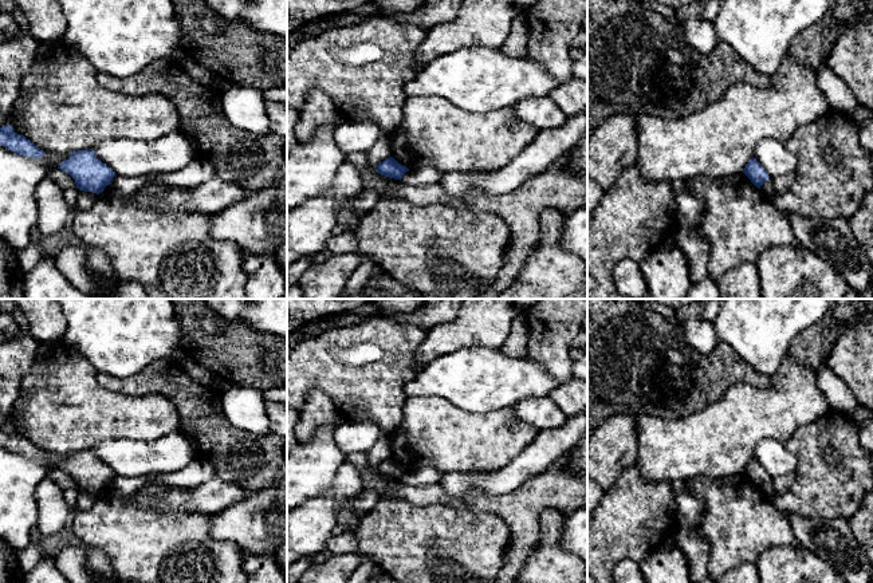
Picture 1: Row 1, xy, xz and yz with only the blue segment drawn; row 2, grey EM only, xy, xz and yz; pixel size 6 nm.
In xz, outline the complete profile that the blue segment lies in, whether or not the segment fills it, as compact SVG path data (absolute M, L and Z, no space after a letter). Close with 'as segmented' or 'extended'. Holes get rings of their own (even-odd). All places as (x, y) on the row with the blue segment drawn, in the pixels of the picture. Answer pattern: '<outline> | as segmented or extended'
M389 157L377 165L378 174L400 181L406 172L409 172L409 169L398 164L393 157Z | as segmented

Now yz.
M752 157L743 172L751 182L760 189L760 186L770 178L763 166Z | as segmented

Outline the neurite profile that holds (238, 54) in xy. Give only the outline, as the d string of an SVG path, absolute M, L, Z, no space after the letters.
M172 0L181 29L181 55L207 67L223 84L257 88L263 92L287 86L287 40L256 31L245 23L224 20L204 0Z

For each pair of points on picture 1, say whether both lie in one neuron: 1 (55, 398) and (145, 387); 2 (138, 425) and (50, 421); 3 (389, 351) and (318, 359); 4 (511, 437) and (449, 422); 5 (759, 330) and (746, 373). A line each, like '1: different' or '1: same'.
1: different
2: same
3: same
4: same
5: different

